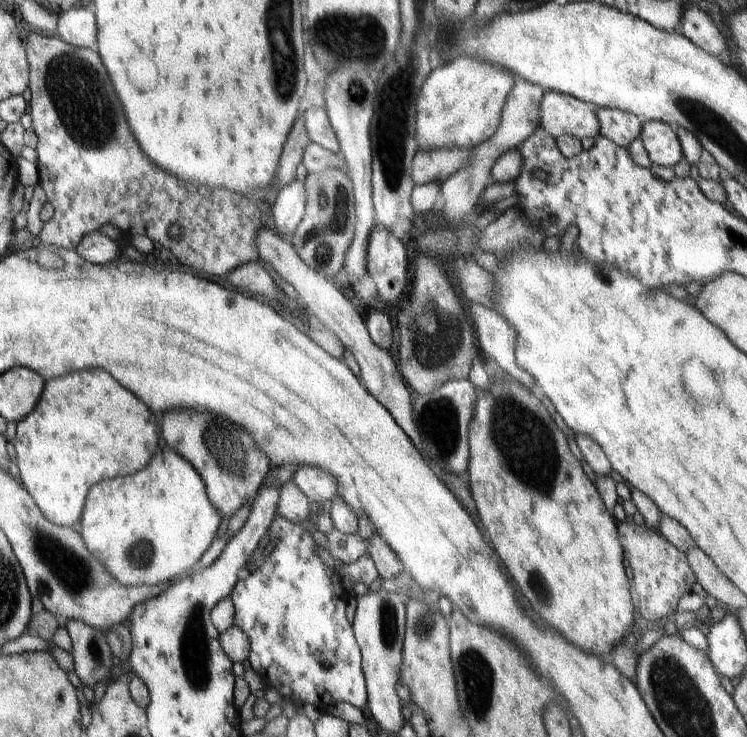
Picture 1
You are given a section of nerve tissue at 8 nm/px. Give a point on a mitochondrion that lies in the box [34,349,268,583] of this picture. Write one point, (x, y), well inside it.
(230, 457)

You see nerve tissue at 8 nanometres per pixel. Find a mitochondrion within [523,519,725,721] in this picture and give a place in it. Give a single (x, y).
(538, 585)

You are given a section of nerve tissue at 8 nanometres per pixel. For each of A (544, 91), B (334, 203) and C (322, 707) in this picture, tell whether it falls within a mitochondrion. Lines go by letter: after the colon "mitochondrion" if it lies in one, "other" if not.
A: other
B: mitochondrion
C: other

